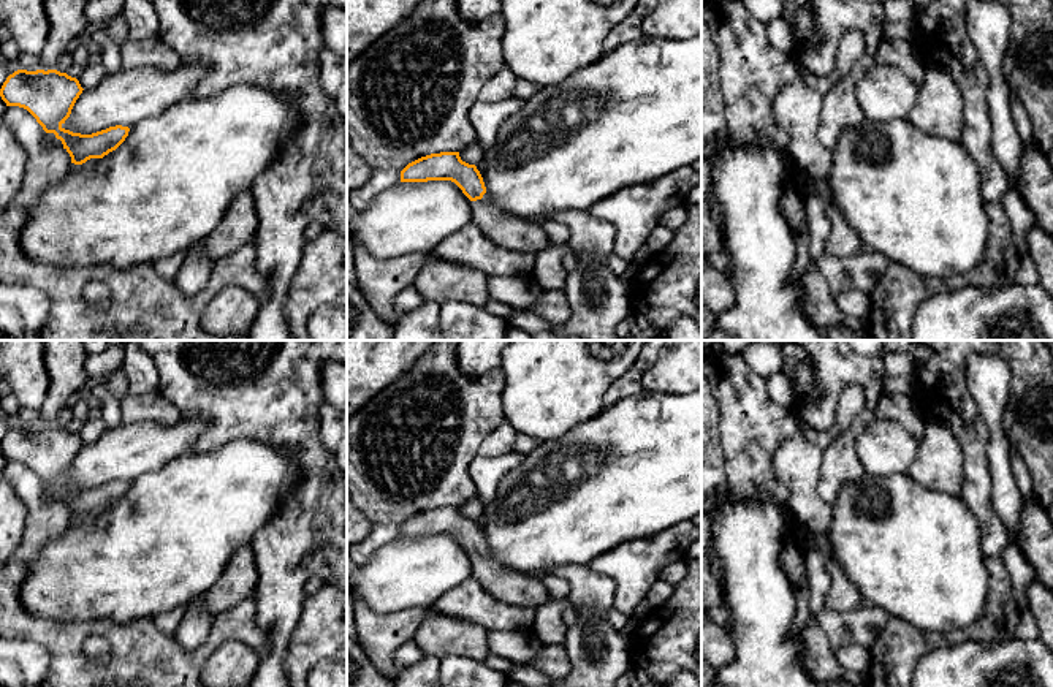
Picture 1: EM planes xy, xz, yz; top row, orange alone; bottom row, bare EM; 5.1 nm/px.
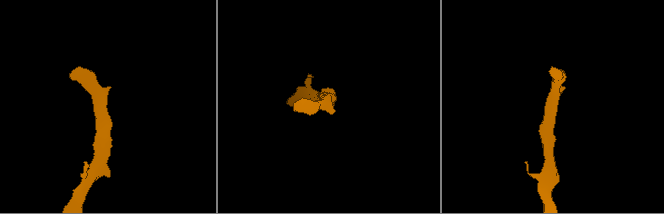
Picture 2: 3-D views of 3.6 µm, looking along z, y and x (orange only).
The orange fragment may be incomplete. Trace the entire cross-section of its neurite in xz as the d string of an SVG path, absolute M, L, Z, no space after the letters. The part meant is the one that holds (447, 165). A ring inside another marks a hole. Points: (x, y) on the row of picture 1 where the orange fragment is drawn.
M459 152L421 157L401 171L401 182L451 180L472 201L472 223L494 244L508 250L537 255L553 244L540 223L500 211L486 195L475 165L461 160Z

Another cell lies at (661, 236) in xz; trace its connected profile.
M660 225L649 234L646 245L652 253L660 253L665 247L668 247L673 237L675 231Z

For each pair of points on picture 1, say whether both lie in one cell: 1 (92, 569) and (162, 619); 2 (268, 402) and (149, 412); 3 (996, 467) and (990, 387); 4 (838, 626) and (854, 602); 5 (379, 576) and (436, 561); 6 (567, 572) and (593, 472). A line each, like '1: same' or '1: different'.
1: different
2: different
3: same
4: different
5: same
6: different

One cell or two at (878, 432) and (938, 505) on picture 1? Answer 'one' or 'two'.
one

